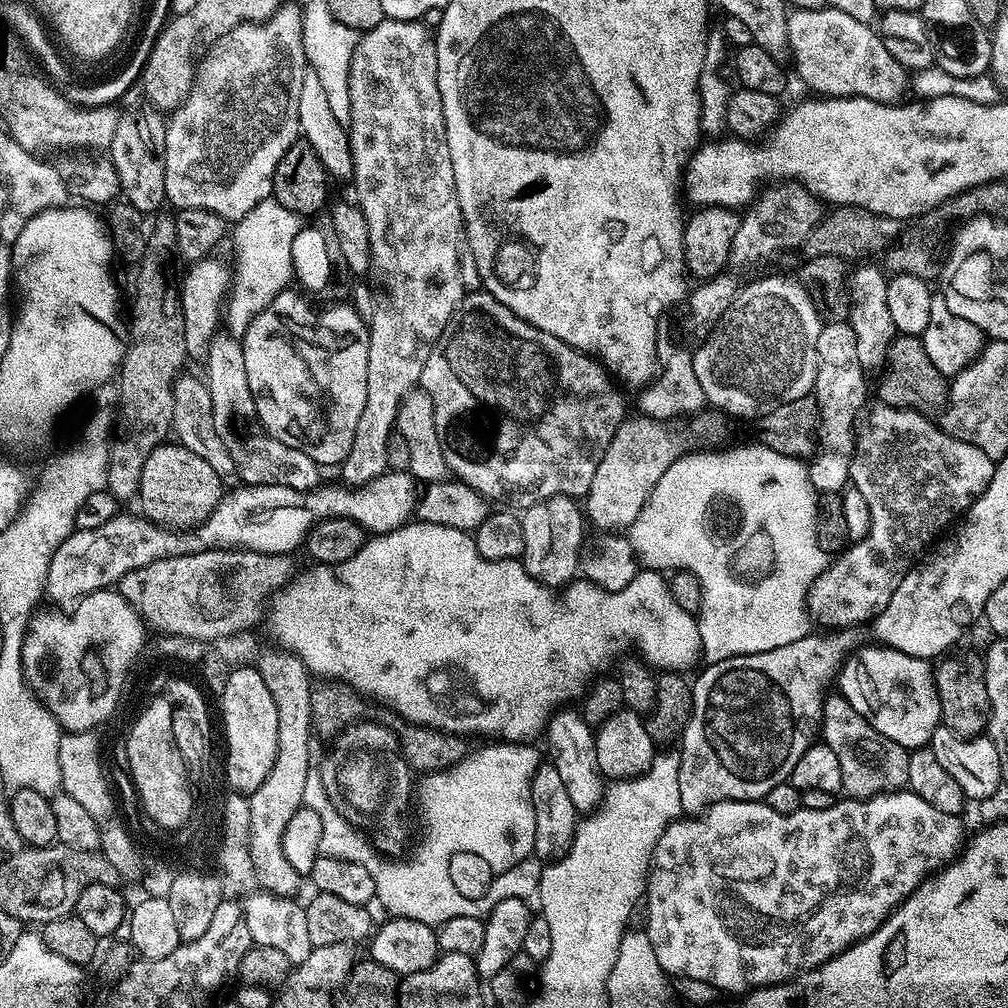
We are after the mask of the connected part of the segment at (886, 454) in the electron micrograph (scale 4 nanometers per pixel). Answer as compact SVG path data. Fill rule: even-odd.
M879 402L873 403L859 417L850 484L862 490L862 498L866 498L866 506L870 506L870 530L866 538L855 541L839 553L833 559L836 561L833 564L831 561L810 586L808 615L815 623L817 620L821 624L821 629L856 630L859 624L867 625L875 620L886 606L890 606L890 598L894 598L894 590L902 586L902 578L906 578L908 571L937 543L936 536L942 535L948 527L951 529L986 490L996 469L996 461L982 454L978 446L970 446L970 442L946 434L939 423L932 421L931 424L928 420L929 417L920 412Z

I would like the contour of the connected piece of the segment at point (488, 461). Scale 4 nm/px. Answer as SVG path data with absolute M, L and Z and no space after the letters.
M483 290L469 291L452 311L452 317L441 330L440 337L429 347L428 357L420 371L419 387L423 388L426 394L430 394L430 402L434 406L436 437L442 446L442 454L448 463L449 473L461 484L468 484L488 502L509 500L512 504L527 506L550 500L555 496L587 497L590 482L594 482L594 470L598 470L598 462L602 462L602 454L606 454L614 434L626 419L624 396L616 389L617 381L599 360L554 338L554 334L546 334L546 330L538 330L530 322L518 318L509 308L502 306L498 298Z

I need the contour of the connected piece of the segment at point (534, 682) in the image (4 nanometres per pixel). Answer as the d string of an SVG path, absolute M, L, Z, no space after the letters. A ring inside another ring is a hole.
M409 522L402 528L377 535L369 539L363 550L354 554L354 558L333 568L320 566L315 570L317 572L309 580L304 580L297 586L296 593L292 596L292 604L284 608L284 617L280 620L279 643L285 649L295 652L313 677L343 680L373 701L384 700L380 701L383 707L393 708L402 719L409 720L411 724L436 728L439 732L454 732L465 738L471 737L471 732L481 732L482 735L492 736L488 738L495 738L500 742L531 741L531 736L536 736L539 732L541 735L547 729L553 712L567 705L564 704L567 700L585 695L586 689L601 671L599 668L621 655L620 644L628 644L633 640L641 653L652 648L652 570L637 571L630 586L618 592L607 592L605 588L597 588L587 579L577 579L567 585L568 609L564 612L563 606L552 597L555 595L543 584L539 584L525 570L520 560L487 560L482 558L482 554L478 554L476 541L469 533L454 530L450 526L419 522Z

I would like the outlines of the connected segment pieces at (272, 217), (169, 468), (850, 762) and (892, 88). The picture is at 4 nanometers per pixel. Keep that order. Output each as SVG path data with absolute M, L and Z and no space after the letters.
M273 198L258 202L250 214L235 221L233 228L236 229L230 232L230 240L232 236L232 244L236 247L236 264L234 281L226 301L227 335L243 338L250 322L254 322L254 318L293 283L290 248L301 227L301 216L286 210Z
M165 442L155 448L142 466L138 493L143 519L160 529L193 530L214 514L226 488L214 470L198 454L186 450L179 442Z
M828 694L824 697L824 716L820 720L822 743L834 750L842 765L842 789L851 799L869 800L884 792L898 792L909 787L909 749L898 742L890 742L886 734L878 734L874 726L844 696Z
M792 8L788 13L787 51L792 52L796 72L817 97L861 96L894 104L904 92L906 69L886 50L879 31L837 8Z

